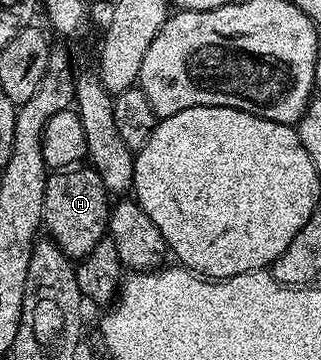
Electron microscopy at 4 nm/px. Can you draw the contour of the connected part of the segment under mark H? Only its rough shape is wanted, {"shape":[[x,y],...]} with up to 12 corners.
{"shape":[[93,166],[46,179],[42,226],[70,259],[107,237],[111,195]]}

